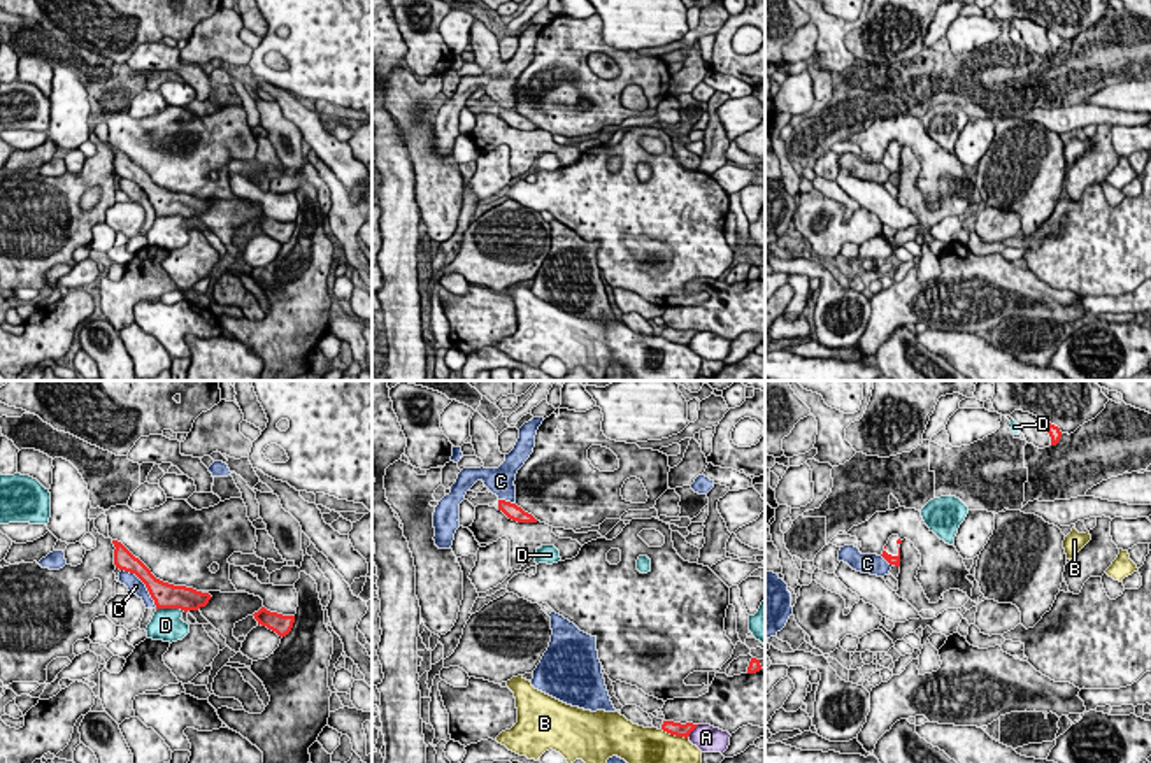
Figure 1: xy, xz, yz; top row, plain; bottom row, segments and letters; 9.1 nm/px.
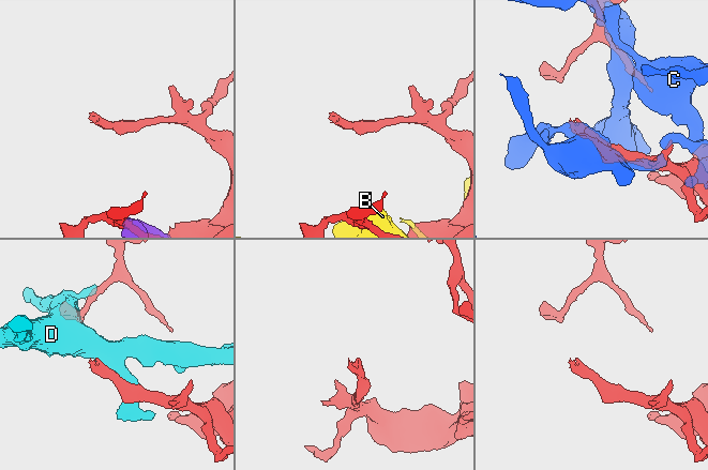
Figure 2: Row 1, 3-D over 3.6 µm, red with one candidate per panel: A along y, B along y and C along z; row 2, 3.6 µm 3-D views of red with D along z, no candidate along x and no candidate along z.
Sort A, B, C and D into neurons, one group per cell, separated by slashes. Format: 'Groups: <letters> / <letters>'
Groups: A / B / C / D

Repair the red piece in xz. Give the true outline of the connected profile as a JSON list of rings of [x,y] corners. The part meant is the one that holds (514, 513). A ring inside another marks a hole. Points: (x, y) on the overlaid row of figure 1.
[[[498,500],[498,510],[502,510],[509,519],[518,523],[537,523],[537,519],[532,514],[525,512],[516,503],[505,500]]]

